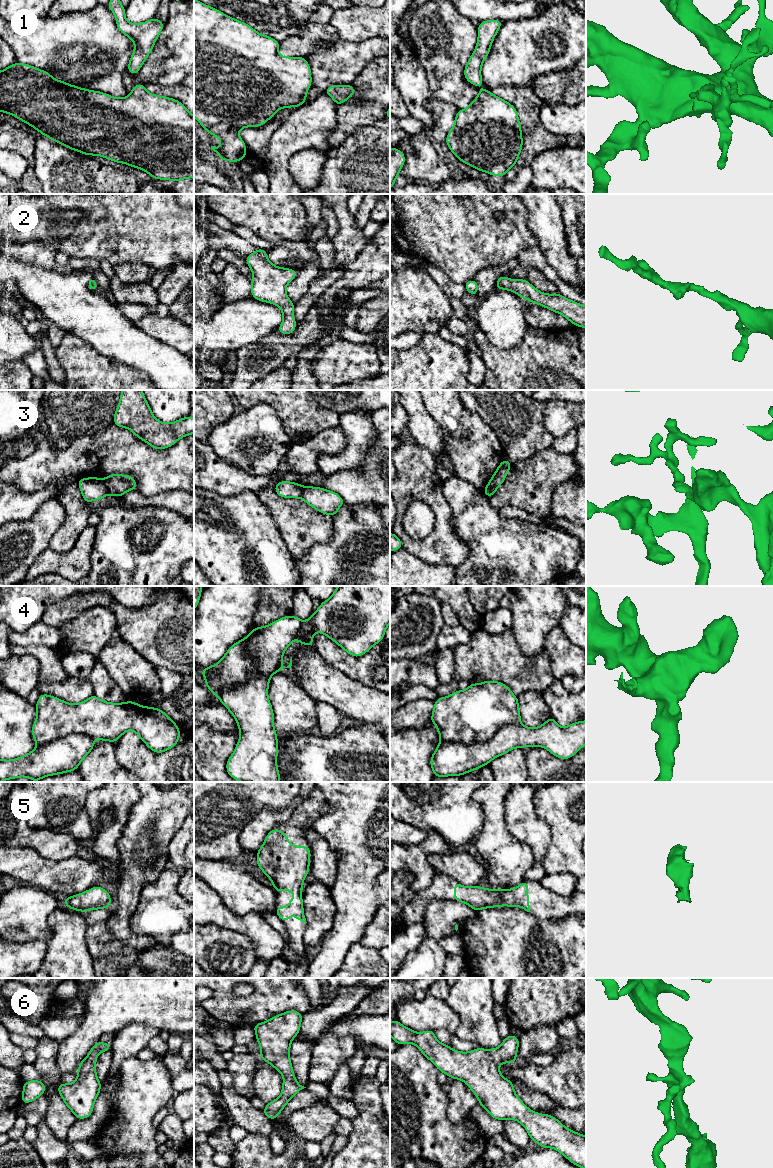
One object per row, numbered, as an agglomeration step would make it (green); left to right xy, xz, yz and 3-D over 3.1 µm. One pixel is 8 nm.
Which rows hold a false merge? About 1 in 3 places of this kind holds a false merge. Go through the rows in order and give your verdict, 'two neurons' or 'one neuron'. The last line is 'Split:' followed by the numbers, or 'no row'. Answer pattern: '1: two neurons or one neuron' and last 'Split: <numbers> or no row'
1: one neuron
2: one neuron
3: two neurons
4: two neurons
5: one neuron
6: one neuron
Split: 3, 4

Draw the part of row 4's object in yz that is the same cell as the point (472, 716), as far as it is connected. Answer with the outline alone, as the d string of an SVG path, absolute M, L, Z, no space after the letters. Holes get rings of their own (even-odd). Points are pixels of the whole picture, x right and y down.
M485 680L481 684L470 683L466 690L439 697L434 702L429 722L436 725L441 740L465 745L483 744L491 740L498 729L520 724L519 702L510 688L502 682Z

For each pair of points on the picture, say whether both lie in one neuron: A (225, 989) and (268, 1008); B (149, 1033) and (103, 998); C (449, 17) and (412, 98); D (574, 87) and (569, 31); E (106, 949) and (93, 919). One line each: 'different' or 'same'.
A: same
B: different
C: different
D: different
E: same

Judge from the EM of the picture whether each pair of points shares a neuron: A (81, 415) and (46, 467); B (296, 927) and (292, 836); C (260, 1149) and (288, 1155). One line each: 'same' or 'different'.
A: different
B: same
C: same

